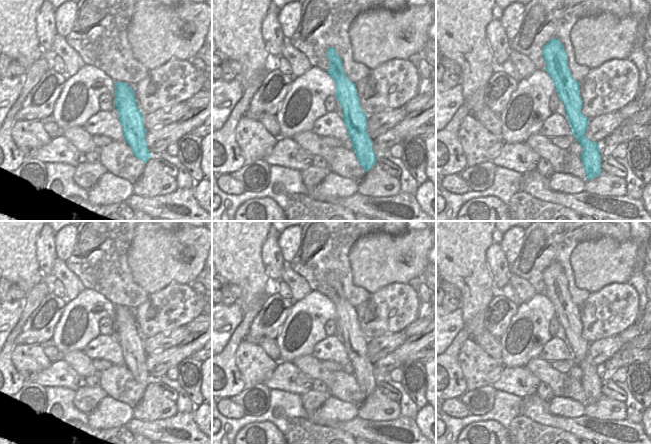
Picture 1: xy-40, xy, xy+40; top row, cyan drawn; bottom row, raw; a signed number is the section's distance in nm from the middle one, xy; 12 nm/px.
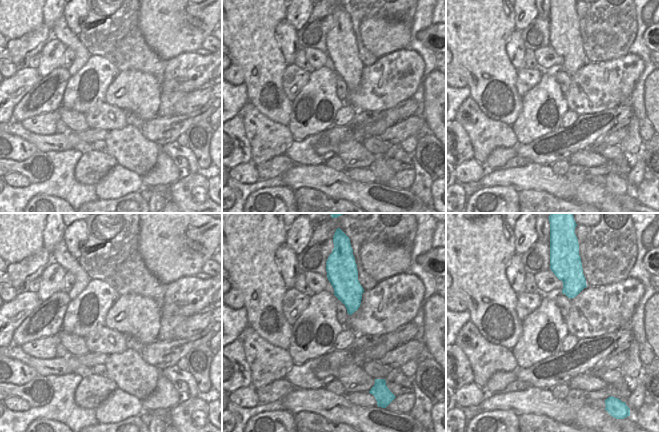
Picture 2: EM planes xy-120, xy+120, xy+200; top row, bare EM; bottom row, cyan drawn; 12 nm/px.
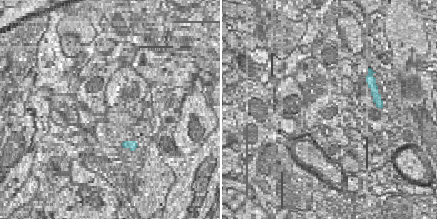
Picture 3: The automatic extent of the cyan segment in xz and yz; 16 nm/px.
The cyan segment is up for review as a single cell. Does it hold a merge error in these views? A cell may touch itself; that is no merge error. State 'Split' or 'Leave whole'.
Leave whole

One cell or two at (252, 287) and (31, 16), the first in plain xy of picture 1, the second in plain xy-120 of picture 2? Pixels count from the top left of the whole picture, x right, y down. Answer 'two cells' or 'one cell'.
one cell

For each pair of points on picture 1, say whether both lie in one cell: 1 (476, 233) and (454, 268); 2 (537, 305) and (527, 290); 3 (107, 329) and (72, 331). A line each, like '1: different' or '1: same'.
1: same
2: different
3: different

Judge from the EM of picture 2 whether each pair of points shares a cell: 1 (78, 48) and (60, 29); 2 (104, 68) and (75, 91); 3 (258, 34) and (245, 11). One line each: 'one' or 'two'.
1: one
2: one
3: one

